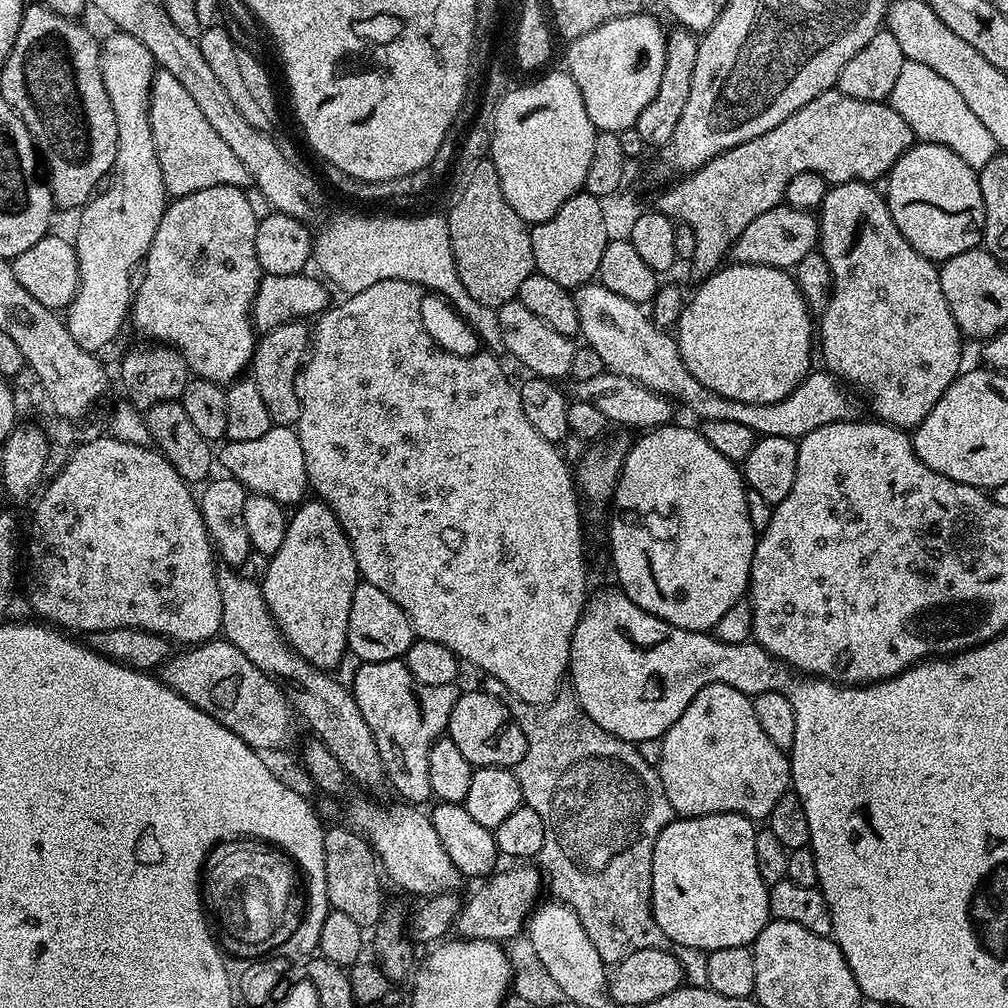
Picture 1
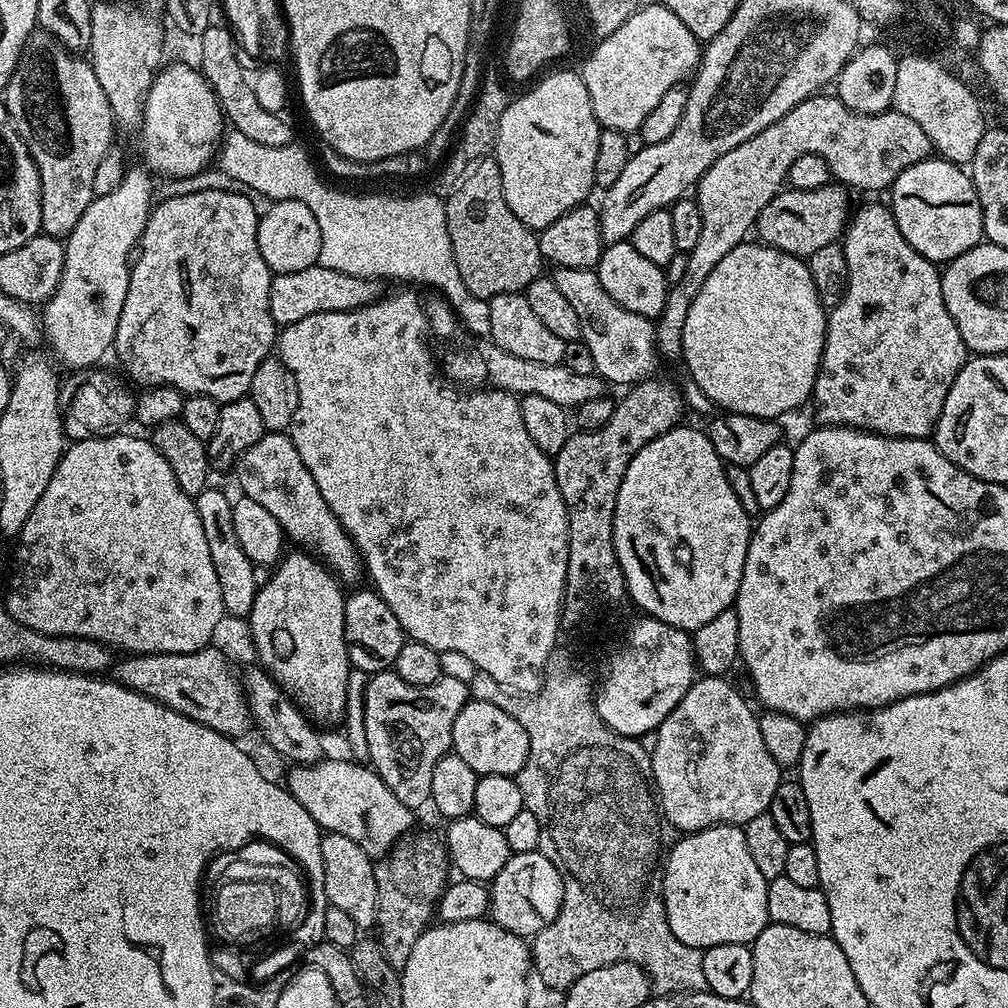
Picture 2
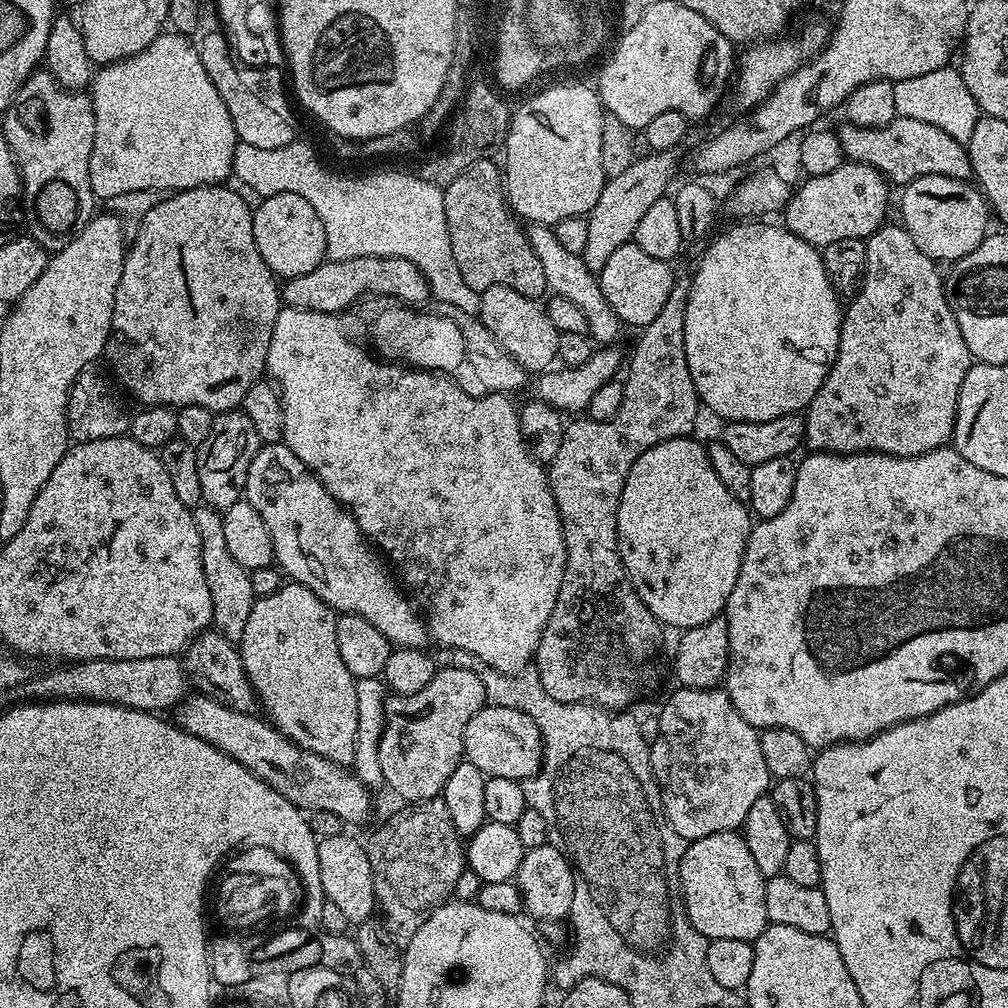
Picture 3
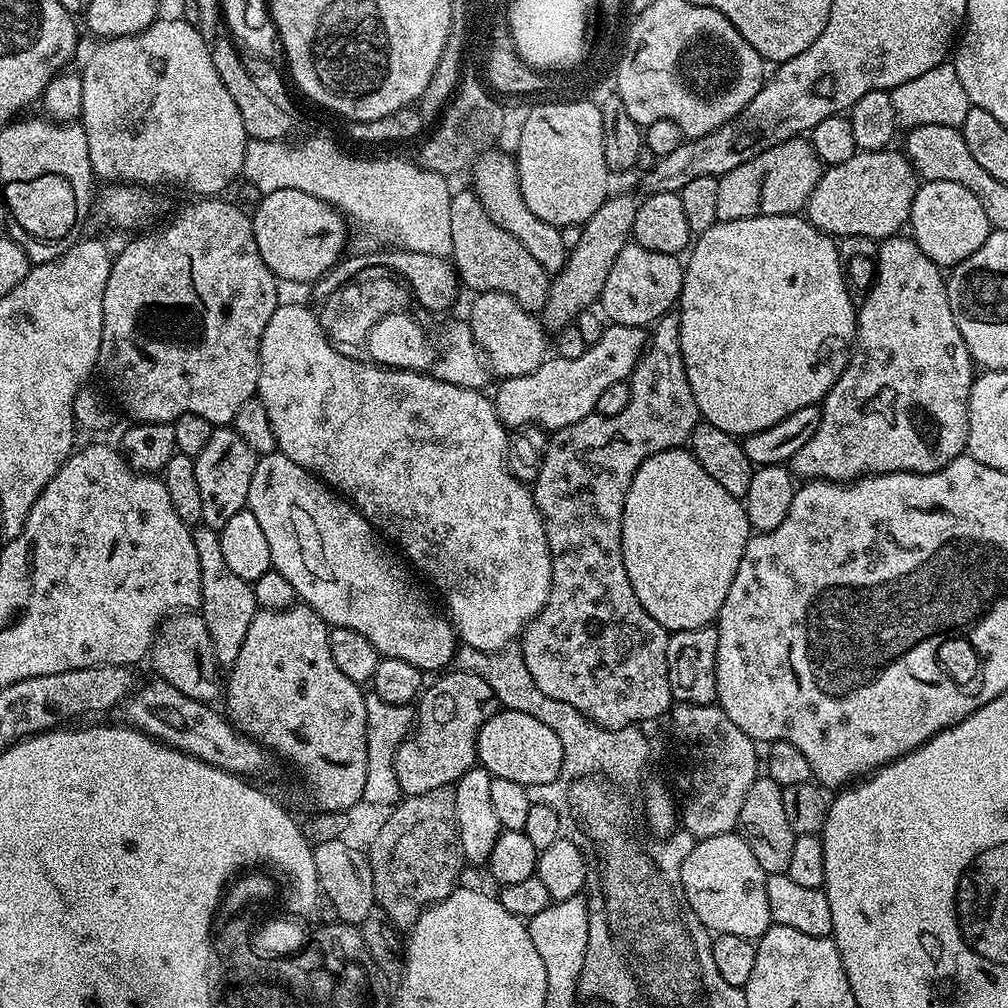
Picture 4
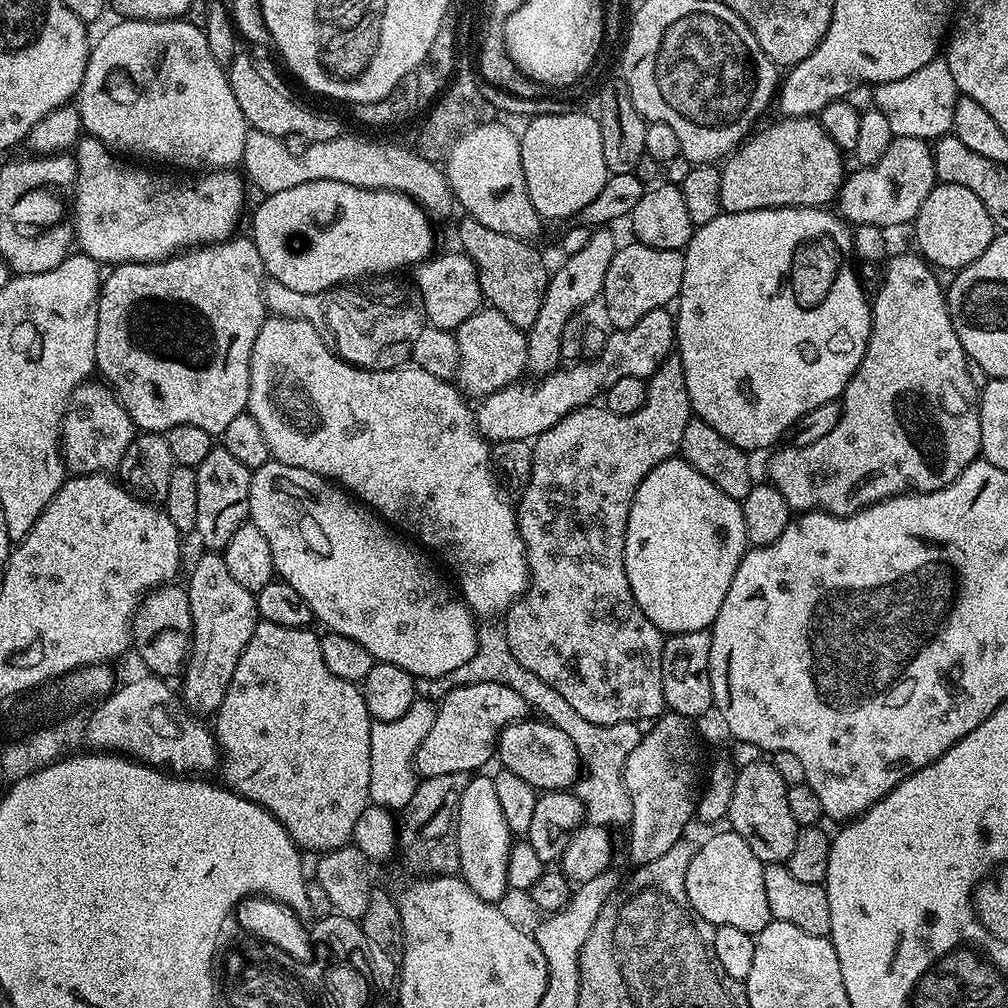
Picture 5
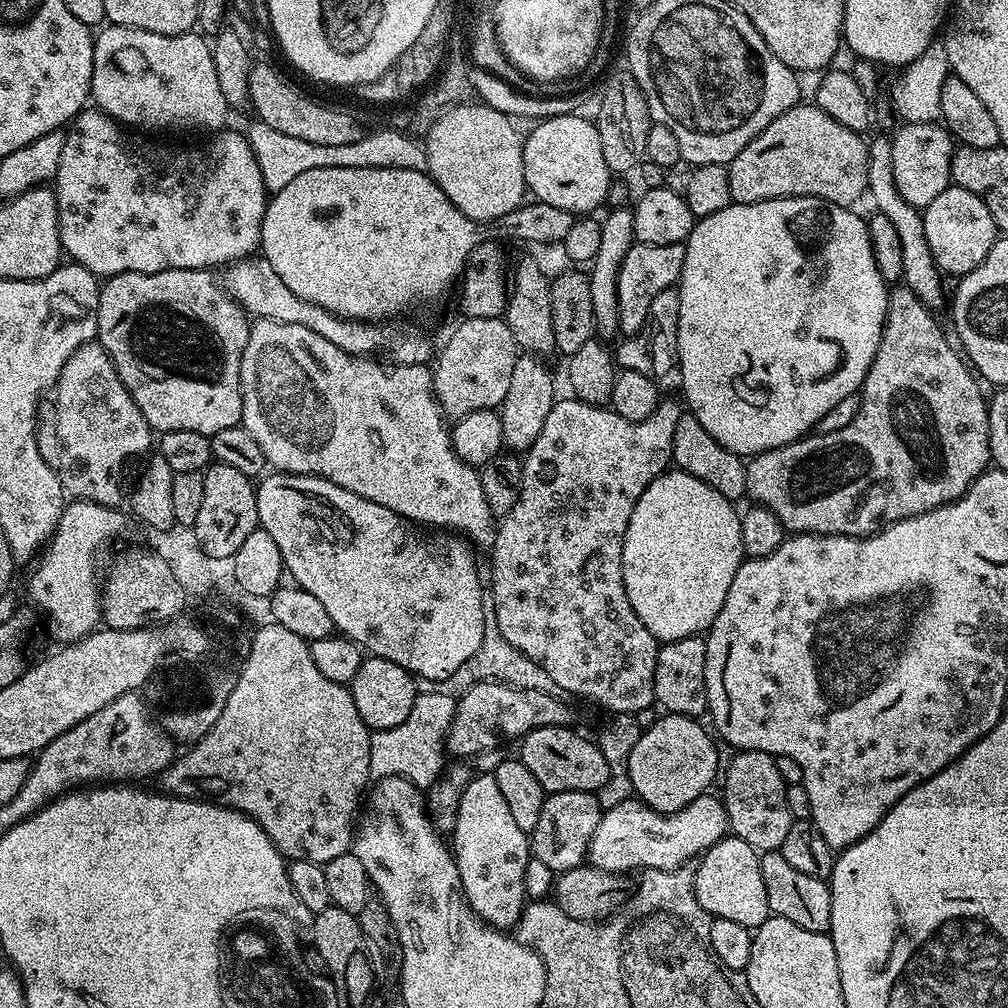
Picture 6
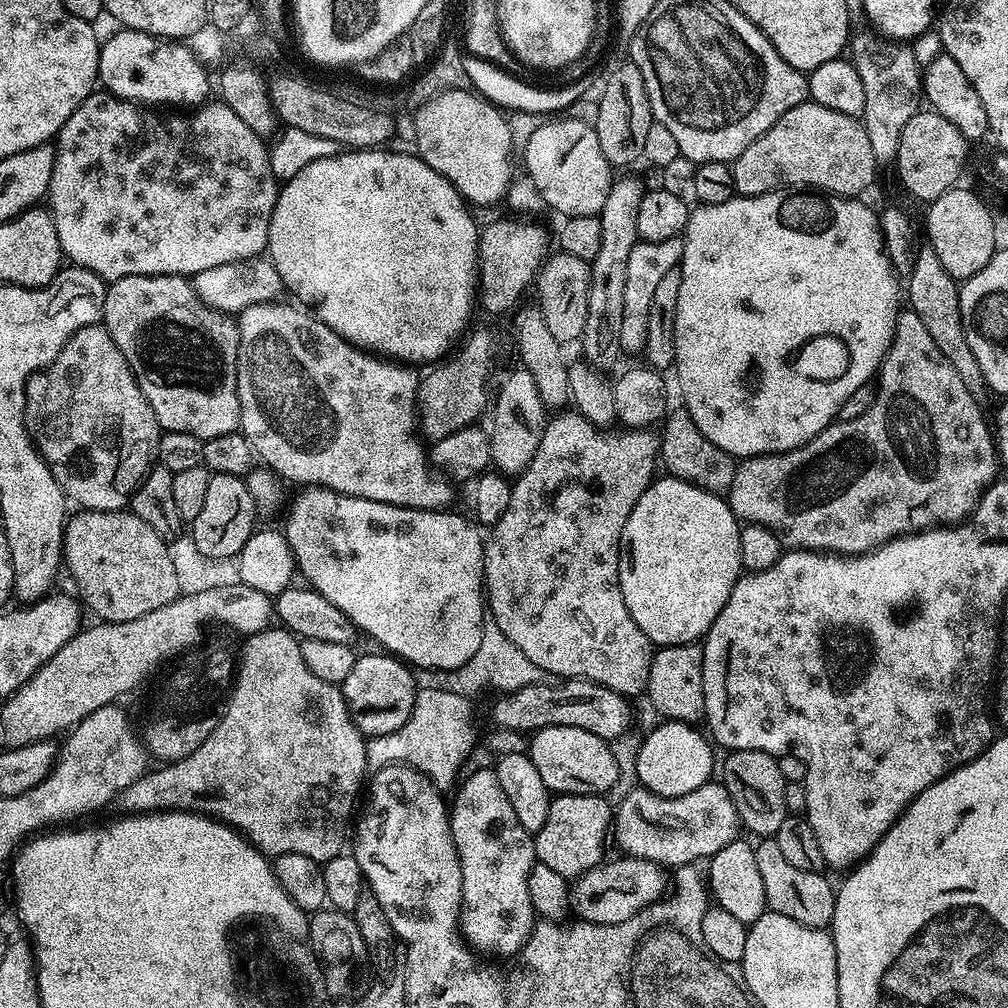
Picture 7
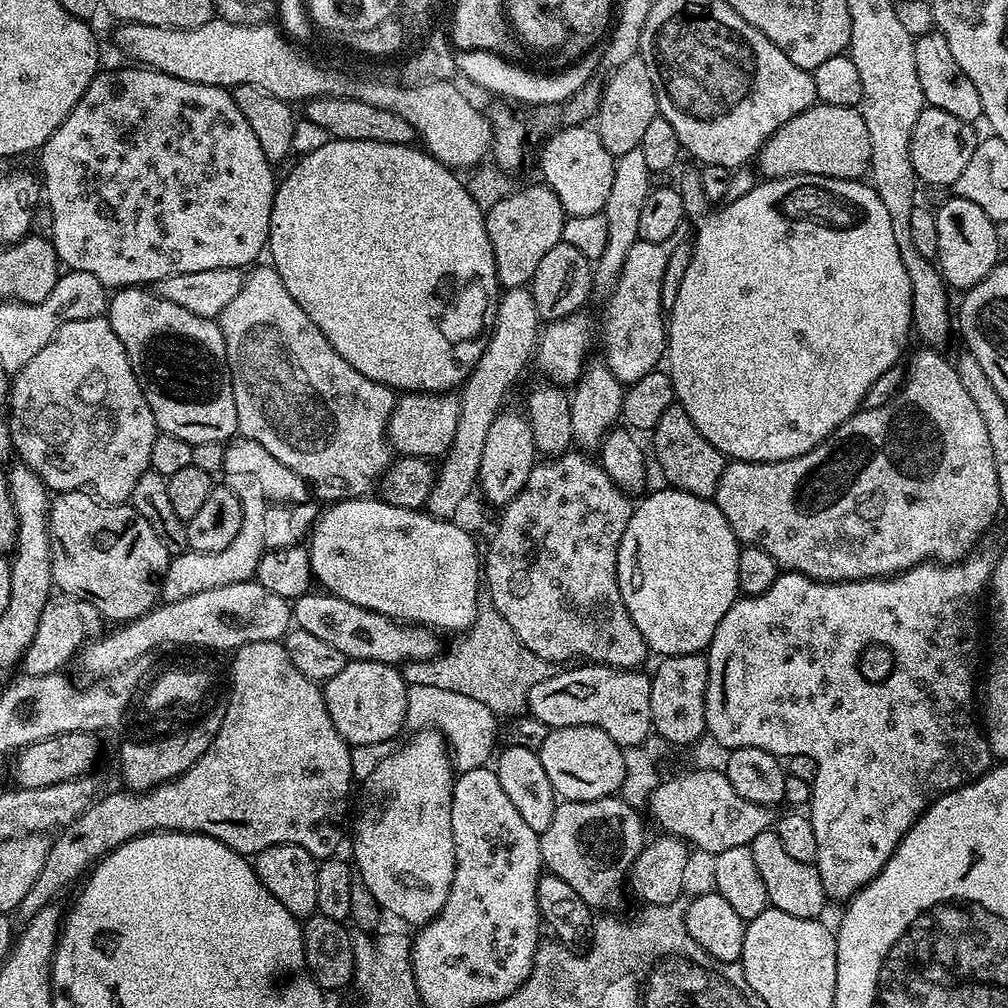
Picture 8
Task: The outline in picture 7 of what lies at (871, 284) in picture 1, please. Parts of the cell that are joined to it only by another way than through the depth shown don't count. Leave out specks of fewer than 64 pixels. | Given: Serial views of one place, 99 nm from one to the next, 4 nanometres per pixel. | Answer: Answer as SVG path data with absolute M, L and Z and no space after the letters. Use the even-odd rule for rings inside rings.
M911 310L901 311L896 319L892 345L888 347L888 352L880 363L874 406L870 406L866 414L858 414L858 418L837 419L829 428L822 430L801 448L795 448L789 452L778 452L775 456L749 456L741 459L736 466L734 482L726 494L728 505L732 507L736 519L744 524L761 524L763 528L769 528L779 538L785 549L841 556L863 556L865 552L874 552L883 544L889 544L892 540L909 534L927 532L941 526L955 526L967 520L975 512L976 505L984 497L984 491L997 479L997 441L994 439L990 424L984 421L984 412L980 408L983 408L981 401L975 400L970 390L966 390L966 385L963 384L962 378L958 378L954 366L950 366L950 362L946 362L946 357L942 355L942 350L934 346L934 338L930 338L926 326L922 326L922 318L918 318L918 314Z

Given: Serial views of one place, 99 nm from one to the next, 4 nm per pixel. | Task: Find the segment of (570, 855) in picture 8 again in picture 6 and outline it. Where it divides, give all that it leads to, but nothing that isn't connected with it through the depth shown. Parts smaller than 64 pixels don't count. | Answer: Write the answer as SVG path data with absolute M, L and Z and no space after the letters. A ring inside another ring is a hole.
M554 792L545 795L538 826L530 833L530 852L538 862L546 862L553 874L585 863L590 838L602 815L602 805L591 792Z

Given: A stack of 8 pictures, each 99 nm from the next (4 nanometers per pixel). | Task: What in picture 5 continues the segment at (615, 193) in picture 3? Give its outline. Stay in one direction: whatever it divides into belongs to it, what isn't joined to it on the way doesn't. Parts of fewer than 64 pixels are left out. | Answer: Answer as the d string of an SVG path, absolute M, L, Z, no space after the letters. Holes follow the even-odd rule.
M608 230L593 231L590 242L586 242L586 246L582 246L582 250L578 250L578 254L567 257L563 262L564 265L560 269L553 271L548 278L546 286L546 294L542 298L542 307L538 312L538 318L534 320L534 326L527 329L528 337L528 366L527 371L533 372L536 378L548 376L561 367L562 361L562 330L566 330L566 322L570 322L579 312L579 308L584 308L592 299L599 297L604 290L606 282L606 270L610 270L610 262L614 258L618 241L608 233Z

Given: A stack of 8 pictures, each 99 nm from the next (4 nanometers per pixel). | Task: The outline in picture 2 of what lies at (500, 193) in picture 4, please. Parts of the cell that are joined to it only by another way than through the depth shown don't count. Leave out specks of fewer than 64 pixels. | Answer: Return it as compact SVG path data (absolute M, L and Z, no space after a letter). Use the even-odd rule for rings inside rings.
M560 266L555 270L558 290L562 290L563 296L574 305L578 322L582 322L582 338L586 346L590 346L596 367L595 375L609 385L631 386L649 379L655 373L652 371L658 361L655 323L642 314L630 314L630 310L622 310L622 306L618 306L618 302L614 302L614 298L602 290L602 282L593 269Z

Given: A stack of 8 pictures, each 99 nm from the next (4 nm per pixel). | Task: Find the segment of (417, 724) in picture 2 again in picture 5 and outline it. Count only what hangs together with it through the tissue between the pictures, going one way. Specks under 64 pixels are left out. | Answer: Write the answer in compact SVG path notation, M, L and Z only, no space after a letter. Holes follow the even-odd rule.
M478 682L458 686L439 697L435 705L436 717L429 734L422 739L415 757L415 771L421 777L434 774L476 774L488 759L493 759L500 731L514 722L525 719L530 709L526 698L510 686L498 682Z

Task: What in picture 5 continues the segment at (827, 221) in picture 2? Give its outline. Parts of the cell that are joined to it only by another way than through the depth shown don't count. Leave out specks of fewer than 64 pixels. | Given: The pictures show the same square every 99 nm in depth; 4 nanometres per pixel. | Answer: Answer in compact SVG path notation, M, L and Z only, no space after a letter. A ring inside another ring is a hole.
M893 138L876 164L857 167L857 172L849 171L845 175L838 197L839 215L852 226L876 224L891 230L895 224L911 225L922 202L926 202L930 190L938 183L932 149L933 145L922 138Z

